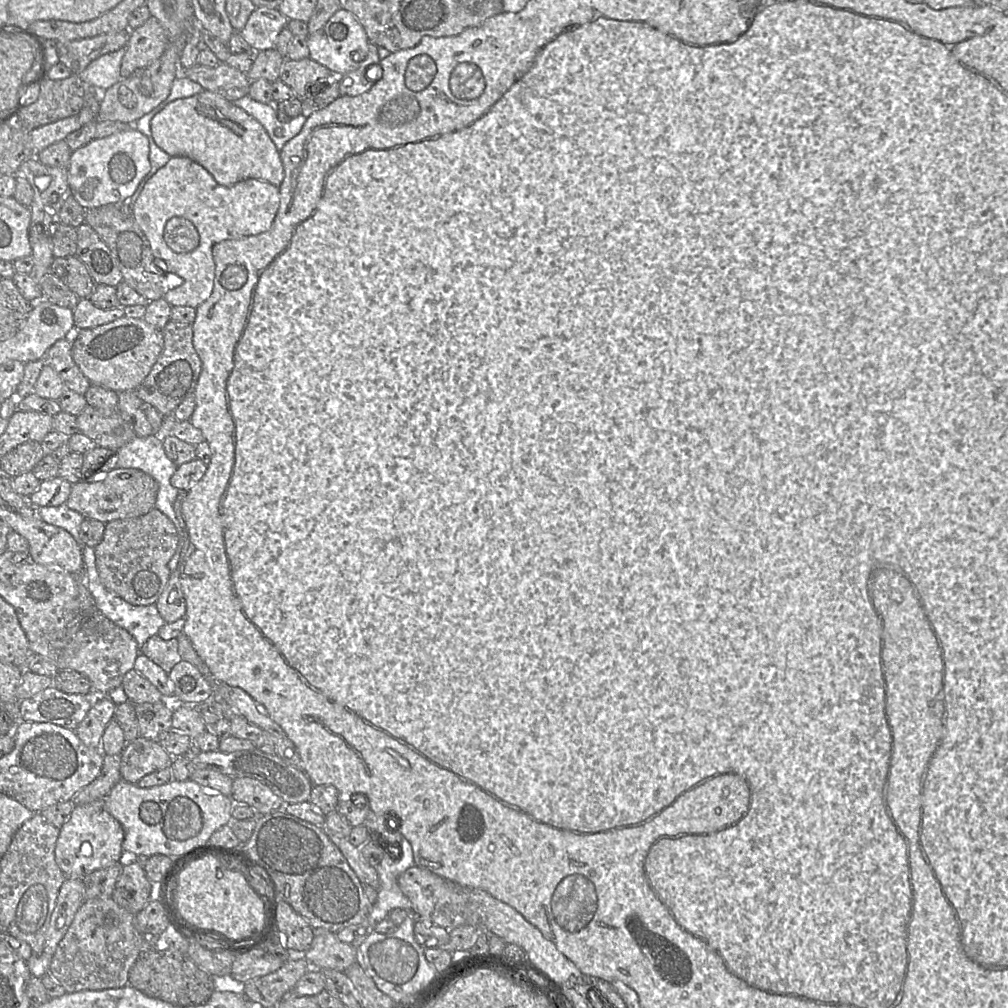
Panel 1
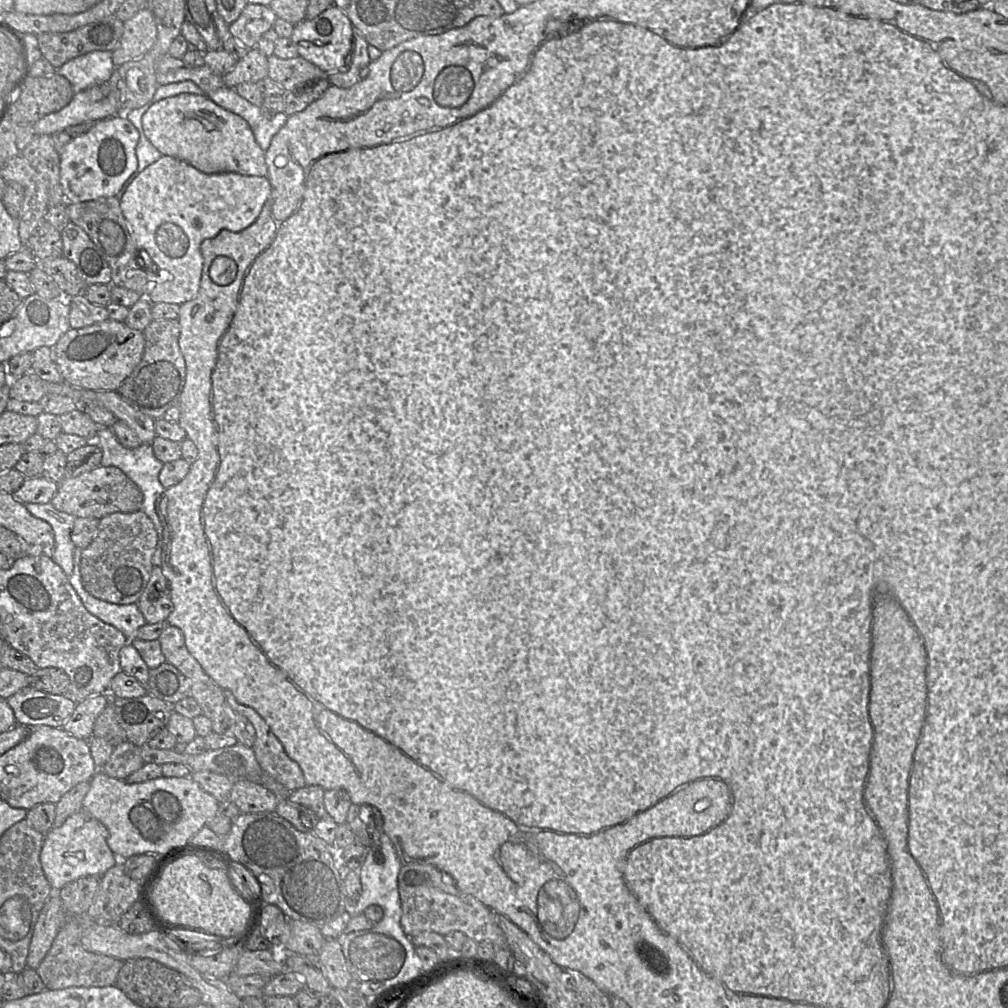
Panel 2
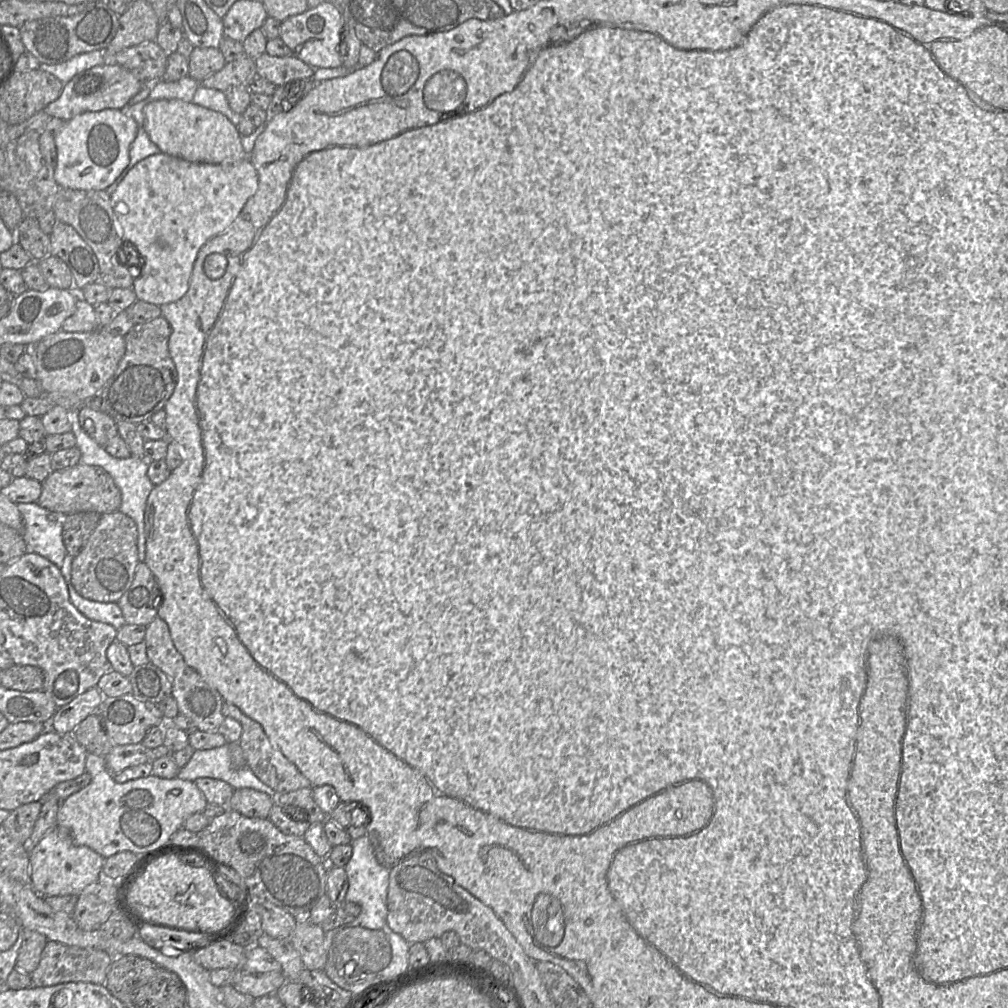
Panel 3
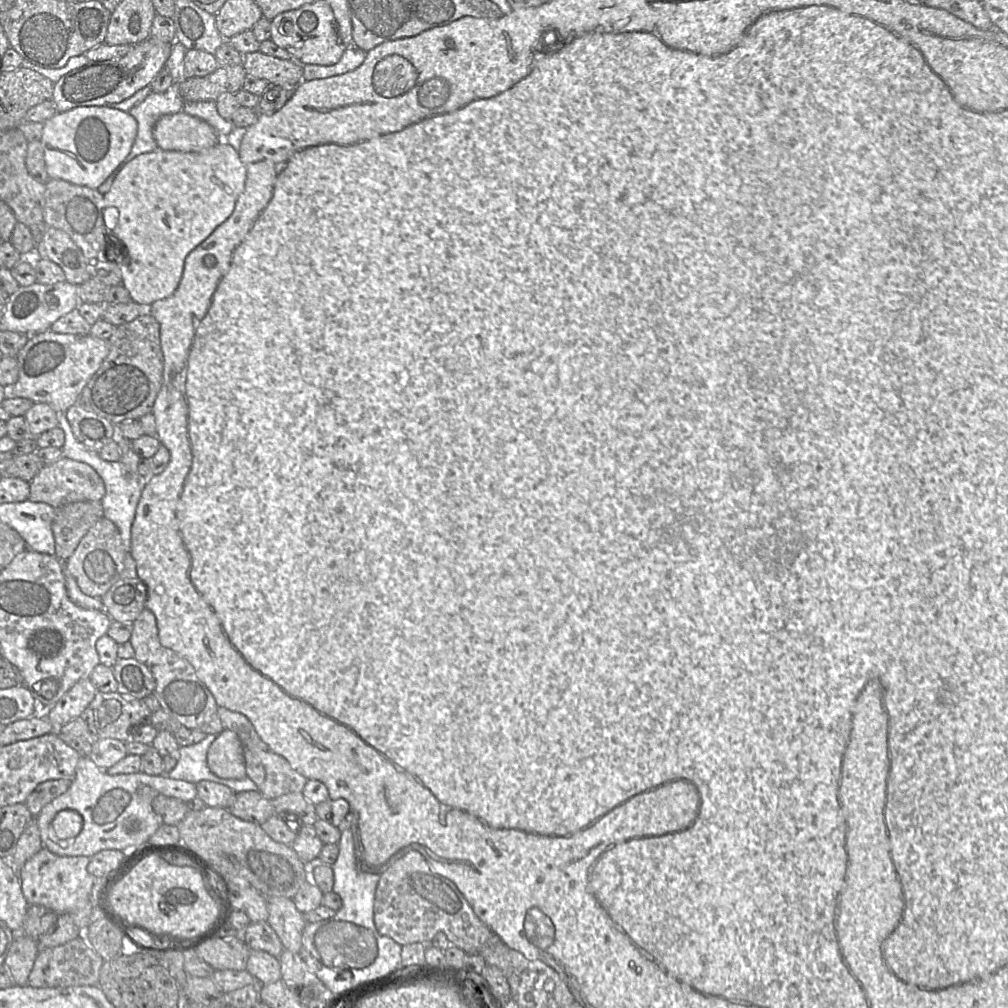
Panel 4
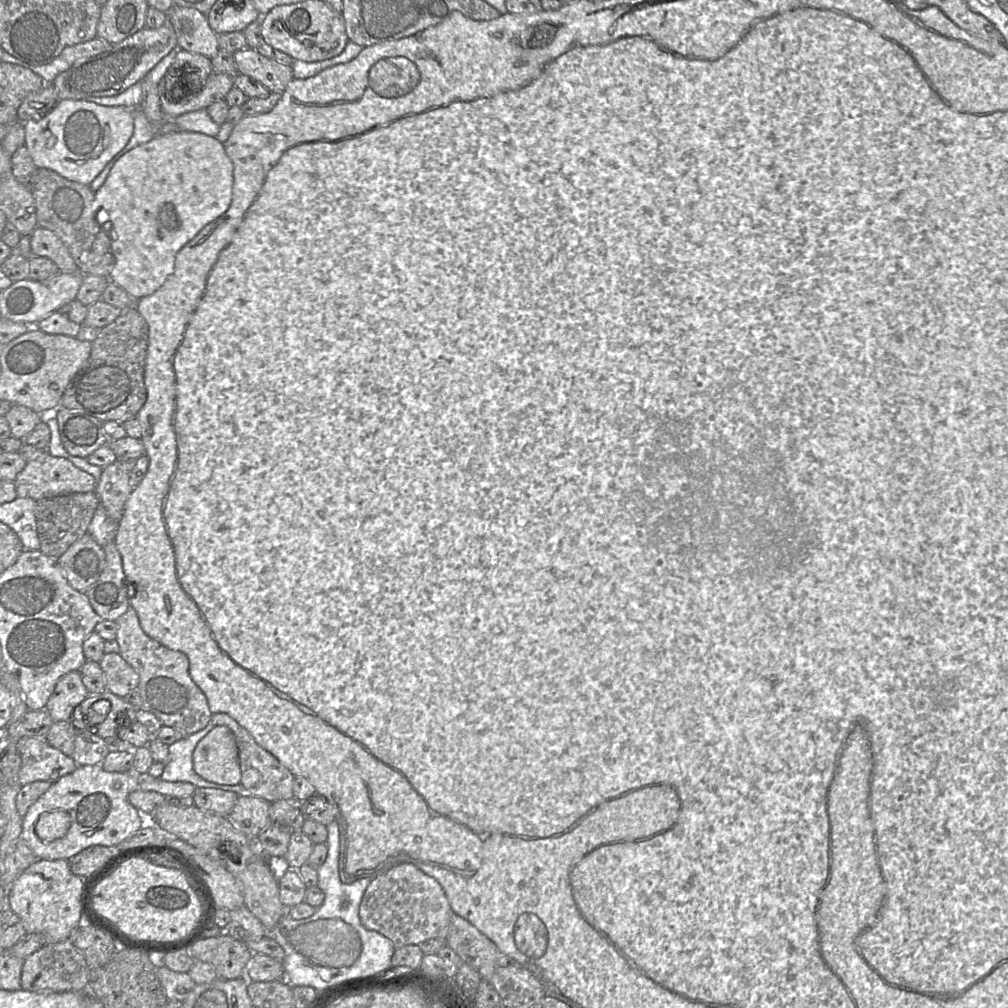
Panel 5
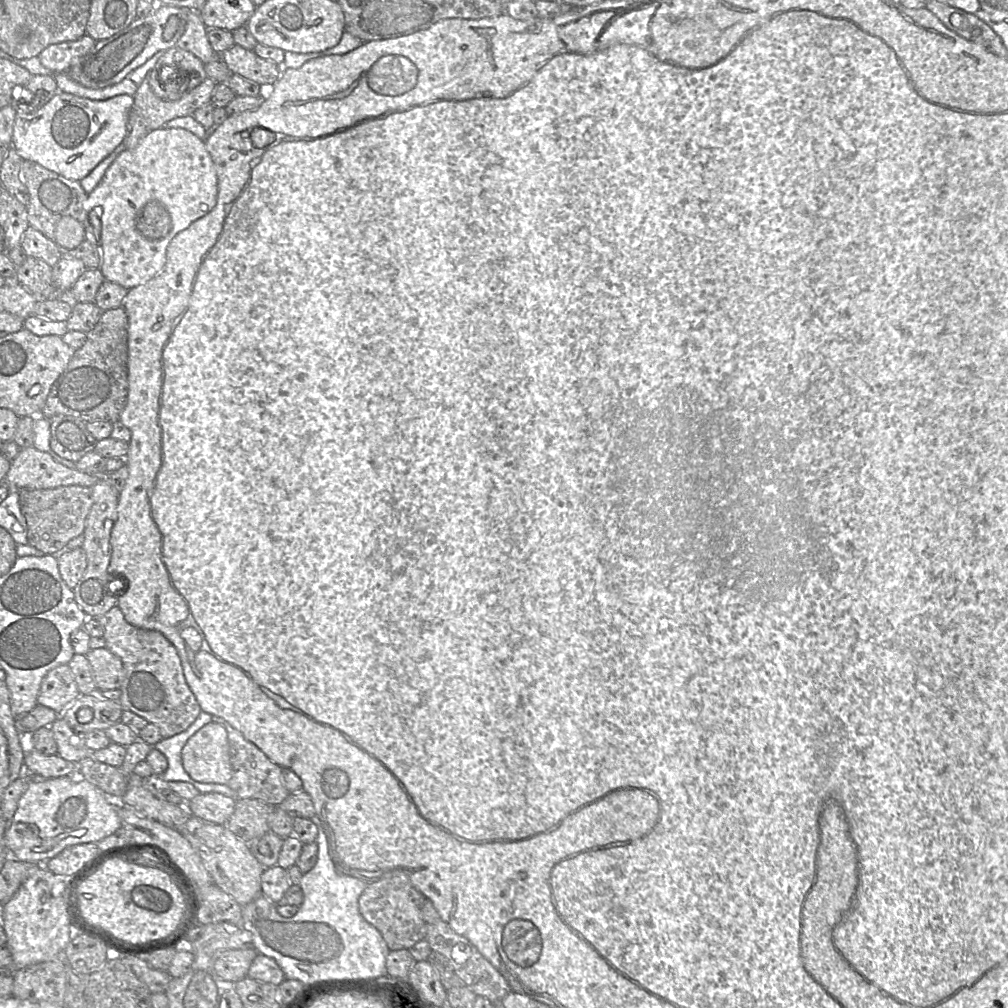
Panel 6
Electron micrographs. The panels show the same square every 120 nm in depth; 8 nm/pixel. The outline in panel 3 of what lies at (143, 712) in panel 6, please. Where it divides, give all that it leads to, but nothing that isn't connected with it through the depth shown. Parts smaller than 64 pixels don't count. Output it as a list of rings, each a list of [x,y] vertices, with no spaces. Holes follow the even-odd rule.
[[[159,616],[146,626],[143,642],[146,645],[149,662],[162,670],[171,680],[171,695],[176,700],[179,714],[191,719],[199,731],[222,734],[227,743],[239,742],[242,733],[241,724],[222,714],[224,703],[222,696],[215,688],[209,686],[196,670],[187,665],[173,644],[167,623]]]

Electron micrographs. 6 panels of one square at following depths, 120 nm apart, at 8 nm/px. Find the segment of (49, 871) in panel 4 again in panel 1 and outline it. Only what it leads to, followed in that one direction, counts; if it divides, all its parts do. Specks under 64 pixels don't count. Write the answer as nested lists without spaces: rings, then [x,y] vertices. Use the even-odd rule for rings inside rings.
[[[104,799],[76,805],[61,826],[55,847],[55,860],[66,879],[83,879],[87,874],[109,867],[122,857],[124,830],[107,811]]]

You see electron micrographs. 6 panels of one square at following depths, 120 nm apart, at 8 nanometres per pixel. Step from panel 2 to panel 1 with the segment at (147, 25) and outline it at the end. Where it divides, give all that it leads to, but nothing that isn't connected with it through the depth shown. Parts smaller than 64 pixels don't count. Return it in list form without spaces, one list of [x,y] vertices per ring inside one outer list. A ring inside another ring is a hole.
[[[153,16],[142,26],[129,30],[126,51],[121,61],[121,77],[126,78],[137,69],[154,63],[161,57],[167,46],[166,32]]]

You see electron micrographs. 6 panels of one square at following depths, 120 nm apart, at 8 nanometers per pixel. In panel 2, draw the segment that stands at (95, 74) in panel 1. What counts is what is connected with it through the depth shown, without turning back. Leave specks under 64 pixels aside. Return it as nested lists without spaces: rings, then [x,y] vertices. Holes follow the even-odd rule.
[[[113,51],[86,53],[57,68],[57,73],[69,80],[75,92],[108,83],[115,69],[112,54]]]

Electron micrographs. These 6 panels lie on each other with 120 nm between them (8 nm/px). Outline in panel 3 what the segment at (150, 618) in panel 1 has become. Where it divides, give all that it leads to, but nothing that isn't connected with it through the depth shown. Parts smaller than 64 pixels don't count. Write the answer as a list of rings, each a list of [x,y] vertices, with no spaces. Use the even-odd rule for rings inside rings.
[[[66,554],[60,567],[66,582],[71,603],[88,619],[113,626],[116,630],[126,624],[122,611],[116,602],[102,603],[83,598],[75,590],[71,580],[71,564],[73,556]]]

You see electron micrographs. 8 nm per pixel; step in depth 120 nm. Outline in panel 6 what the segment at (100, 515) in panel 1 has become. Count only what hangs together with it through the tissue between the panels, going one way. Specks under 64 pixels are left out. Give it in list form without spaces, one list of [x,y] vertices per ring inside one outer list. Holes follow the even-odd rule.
[[[34,446],[28,448],[21,448],[18,455],[11,460],[10,469],[6,475],[5,484],[11,490],[22,490],[22,489],[52,489],[60,486],[78,485],[83,487],[92,487],[97,482],[98,477],[103,476],[93,476],[87,473],[78,471],[77,469],[70,469],[58,462],[56,462],[49,454],[46,452],[36,449]]]

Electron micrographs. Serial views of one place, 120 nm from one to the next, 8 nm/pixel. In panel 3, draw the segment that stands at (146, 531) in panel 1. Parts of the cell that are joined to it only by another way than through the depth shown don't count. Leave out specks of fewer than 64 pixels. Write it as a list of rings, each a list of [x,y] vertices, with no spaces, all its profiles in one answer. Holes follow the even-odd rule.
[[[115,511],[103,513],[81,551],[71,564],[72,584],[83,598],[117,602],[132,584],[138,563],[138,529],[129,516]]]

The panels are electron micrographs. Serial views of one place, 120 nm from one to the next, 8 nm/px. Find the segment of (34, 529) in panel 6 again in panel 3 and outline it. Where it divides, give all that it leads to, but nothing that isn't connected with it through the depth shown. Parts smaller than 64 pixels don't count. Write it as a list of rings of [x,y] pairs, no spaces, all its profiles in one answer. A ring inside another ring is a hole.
[[[78,512],[69,514],[62,528],[62,538],[69,555],[75,557],[83,548],[96,528],[101,514],[96,512]]]

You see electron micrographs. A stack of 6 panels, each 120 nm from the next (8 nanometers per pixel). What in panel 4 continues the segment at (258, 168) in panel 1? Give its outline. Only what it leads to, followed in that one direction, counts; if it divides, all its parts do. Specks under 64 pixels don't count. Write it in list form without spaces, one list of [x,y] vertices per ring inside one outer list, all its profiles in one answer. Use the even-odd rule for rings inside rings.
[[[184,111],[161,116],[153,136],[157,146],[166,151],[199,152],[220,141],[211,125]]]

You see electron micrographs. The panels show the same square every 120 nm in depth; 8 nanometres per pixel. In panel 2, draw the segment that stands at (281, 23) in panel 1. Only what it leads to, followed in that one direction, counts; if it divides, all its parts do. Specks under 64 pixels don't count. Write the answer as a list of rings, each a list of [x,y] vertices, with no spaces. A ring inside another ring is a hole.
[[[248,3],[241,12],[239,18],[229,24],[229,32],[240,44],[247,49],[251,49],[256,47],[259,39],[265,32],[273,28],[277,18],[277,15],[269,6]]]

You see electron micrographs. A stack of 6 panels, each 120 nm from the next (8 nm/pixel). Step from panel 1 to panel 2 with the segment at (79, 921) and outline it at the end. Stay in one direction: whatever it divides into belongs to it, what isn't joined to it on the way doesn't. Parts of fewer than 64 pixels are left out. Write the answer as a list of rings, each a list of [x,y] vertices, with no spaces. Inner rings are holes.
[[[74,916],[61,928],[47,955],[36,969],[46,989],[60,990],[69,987],[106,987],[114,986],[124,961],[92,953],[84,949],[81,944],[82,927]]]

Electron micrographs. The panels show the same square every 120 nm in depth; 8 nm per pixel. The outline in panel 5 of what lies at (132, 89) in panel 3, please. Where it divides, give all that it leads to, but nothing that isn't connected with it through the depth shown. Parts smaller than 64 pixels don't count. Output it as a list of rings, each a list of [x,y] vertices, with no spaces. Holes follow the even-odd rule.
[[[167,20],[157,29],[142,28],[121,42],[97,55],[76,60],[69,69],[61,72],[53,82],[59,99],[86,100],[89,97],[114,96],[140,82],[146,74],[177,46],[177,36]]]

